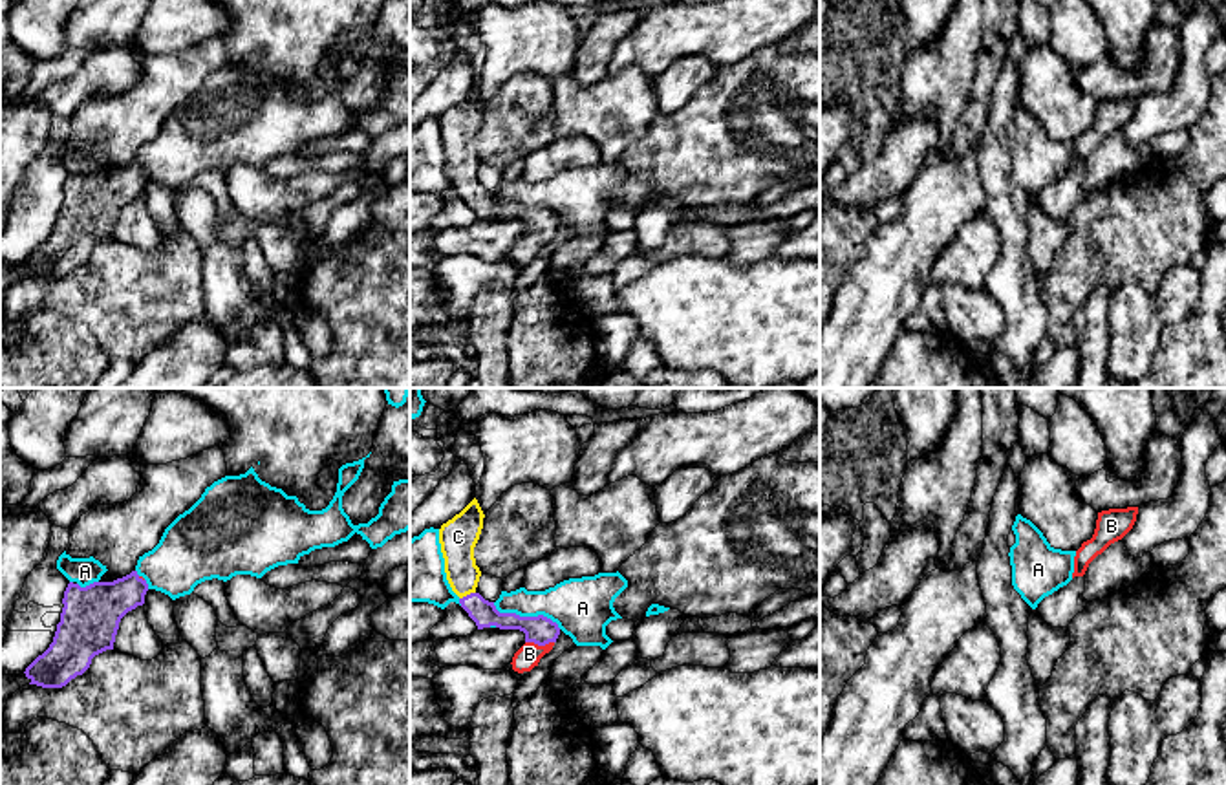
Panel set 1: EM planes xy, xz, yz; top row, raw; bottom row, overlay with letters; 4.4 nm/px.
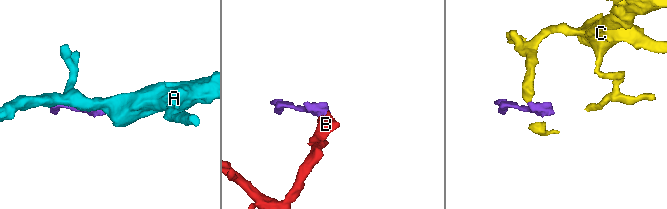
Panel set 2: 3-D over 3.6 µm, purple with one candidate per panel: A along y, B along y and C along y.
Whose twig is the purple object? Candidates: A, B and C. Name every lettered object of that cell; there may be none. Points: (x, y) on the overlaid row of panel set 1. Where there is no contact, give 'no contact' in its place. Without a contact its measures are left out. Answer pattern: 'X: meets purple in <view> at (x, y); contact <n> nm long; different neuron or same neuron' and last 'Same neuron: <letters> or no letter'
A: meets purple in xz at (526, 617); contact 320 nm long; different neuron
B: meets purple in xz at (540, 645); contact 130 nm long; same neuron
C: meets purple in xz at (467, 595); contact 80 nm long; same neuron
Same neuron: B, C

